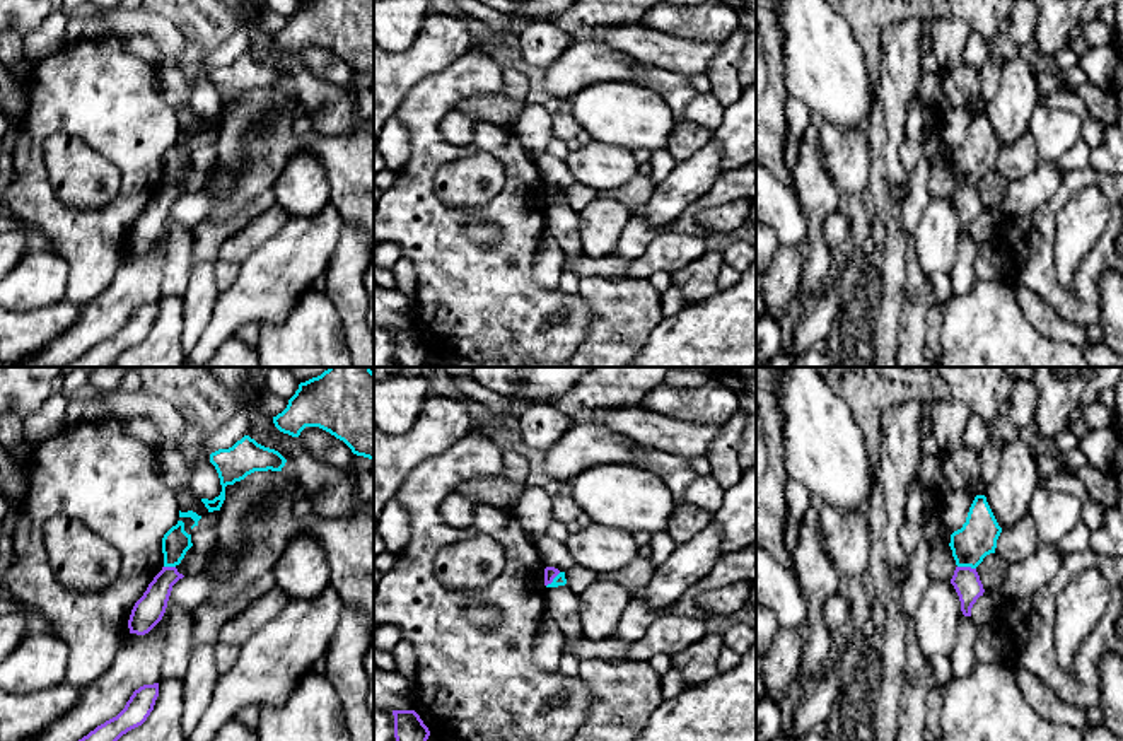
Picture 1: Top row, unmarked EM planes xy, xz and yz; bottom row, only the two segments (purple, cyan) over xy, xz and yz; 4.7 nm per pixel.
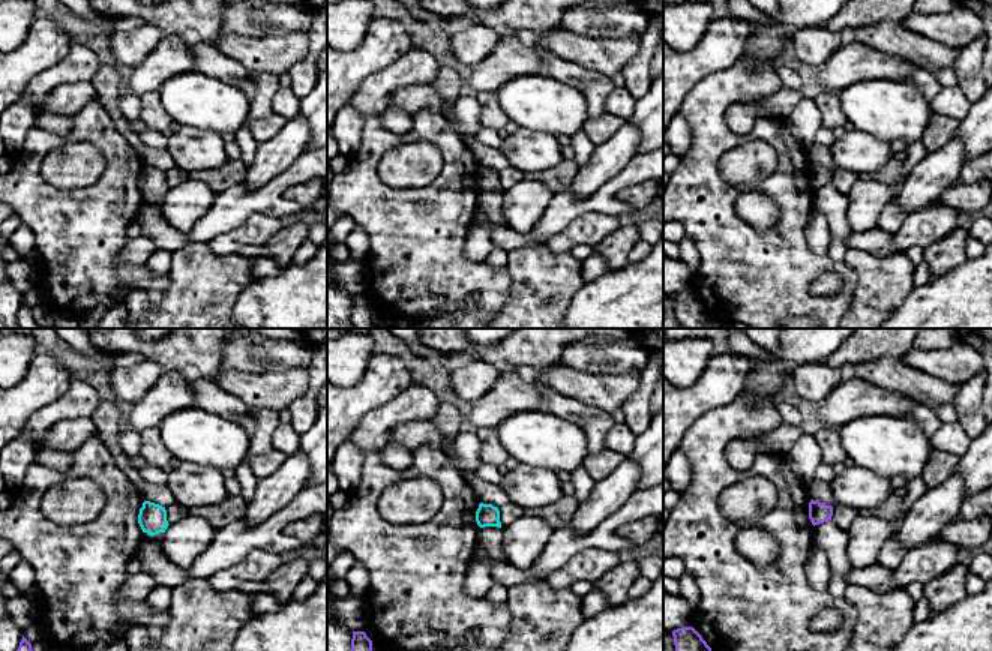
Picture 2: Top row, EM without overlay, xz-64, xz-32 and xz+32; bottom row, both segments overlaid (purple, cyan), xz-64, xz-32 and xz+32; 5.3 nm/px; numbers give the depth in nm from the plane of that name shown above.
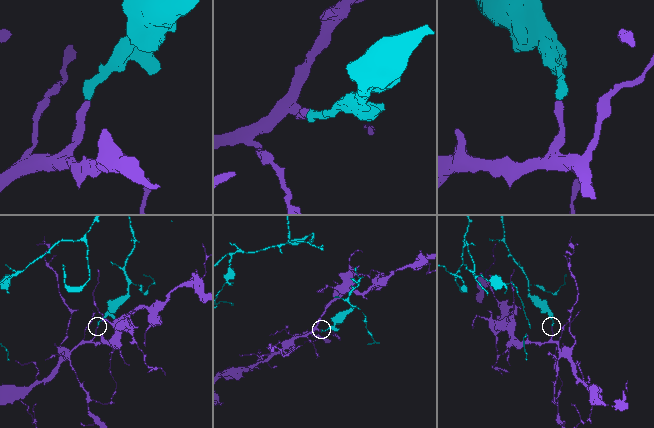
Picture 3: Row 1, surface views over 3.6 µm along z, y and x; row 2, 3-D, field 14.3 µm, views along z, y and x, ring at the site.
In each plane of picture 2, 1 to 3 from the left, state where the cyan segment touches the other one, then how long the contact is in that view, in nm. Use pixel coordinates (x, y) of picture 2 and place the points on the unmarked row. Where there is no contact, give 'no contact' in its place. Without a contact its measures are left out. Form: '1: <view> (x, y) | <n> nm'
1: no contact
2: no contact
3: no contact

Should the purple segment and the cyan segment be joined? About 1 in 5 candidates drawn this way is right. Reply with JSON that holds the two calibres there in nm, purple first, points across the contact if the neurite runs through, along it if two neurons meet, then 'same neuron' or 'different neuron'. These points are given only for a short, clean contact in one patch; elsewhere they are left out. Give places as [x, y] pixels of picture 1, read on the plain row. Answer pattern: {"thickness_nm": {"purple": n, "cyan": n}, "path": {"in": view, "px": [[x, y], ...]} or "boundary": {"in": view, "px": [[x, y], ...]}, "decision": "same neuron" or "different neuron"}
{"thickness_nm": {"purple": 130, "cyan": 180}, "boundary": {"in": "yz", "px": [[958, 183], [975, 186]]}, "decision": "different neuron"}

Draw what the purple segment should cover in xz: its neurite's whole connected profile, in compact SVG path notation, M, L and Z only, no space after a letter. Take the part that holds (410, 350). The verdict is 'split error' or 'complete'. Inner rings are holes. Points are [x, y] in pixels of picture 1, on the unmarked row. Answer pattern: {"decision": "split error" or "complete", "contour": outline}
{"decision": "complete", "contour": "M393 328L393 333L396 360L403 367L425 367L430 348L420 333L415 328Z"}

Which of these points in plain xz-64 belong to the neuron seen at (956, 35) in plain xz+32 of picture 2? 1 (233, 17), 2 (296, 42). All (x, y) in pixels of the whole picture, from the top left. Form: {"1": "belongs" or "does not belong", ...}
{"1": "belongs", "2": "does not belong"}

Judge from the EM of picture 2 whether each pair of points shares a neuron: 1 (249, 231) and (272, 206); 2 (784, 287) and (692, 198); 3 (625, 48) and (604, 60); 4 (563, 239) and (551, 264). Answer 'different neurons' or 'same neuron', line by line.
1: different neurons
2: same neuron
3: same neuron
4: different neurons

